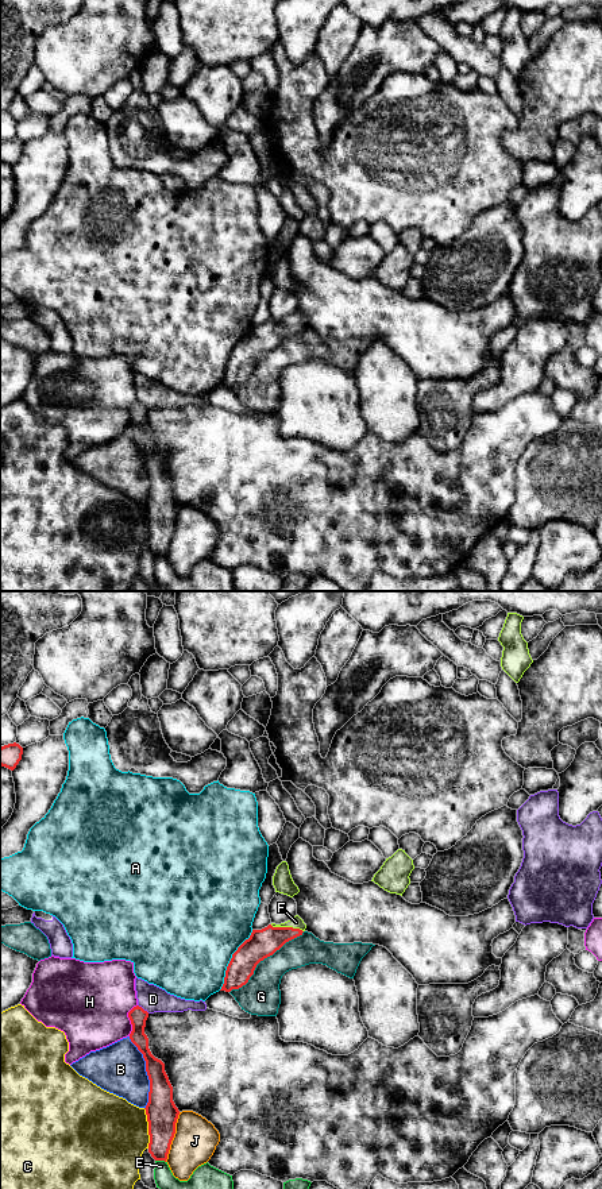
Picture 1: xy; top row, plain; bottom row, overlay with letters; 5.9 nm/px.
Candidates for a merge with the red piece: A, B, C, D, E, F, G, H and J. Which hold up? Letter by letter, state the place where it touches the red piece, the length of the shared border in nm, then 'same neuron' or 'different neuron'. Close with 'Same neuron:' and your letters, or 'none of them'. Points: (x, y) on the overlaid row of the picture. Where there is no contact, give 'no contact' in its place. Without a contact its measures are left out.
A: meets red in xy at (231, 960); contact 420 nm long; different neuron
B: meets red in xy at (147, 1073); contact 440 nm long; different neuron
C: meets red in xy at (149, 1128); contact 240 nm long; different neuron
D: meets red in xy at (142, 1008); contact 90 nm long; different neuron
E: meets red in xy at (161, 1159); contact 70 nm long; different neuron
F: meets red in xy at (286, 927); contact 200 nm long; same neuron
G: meets red in xy at (263, 958); contact 600 nm long; different neuron
H: meets red in xy at (130, 1019); contact 200 nm long; different neuron
J: meets red in xy at (173, 1137); contact 300 nm long; different neuron
Same neuron: F

